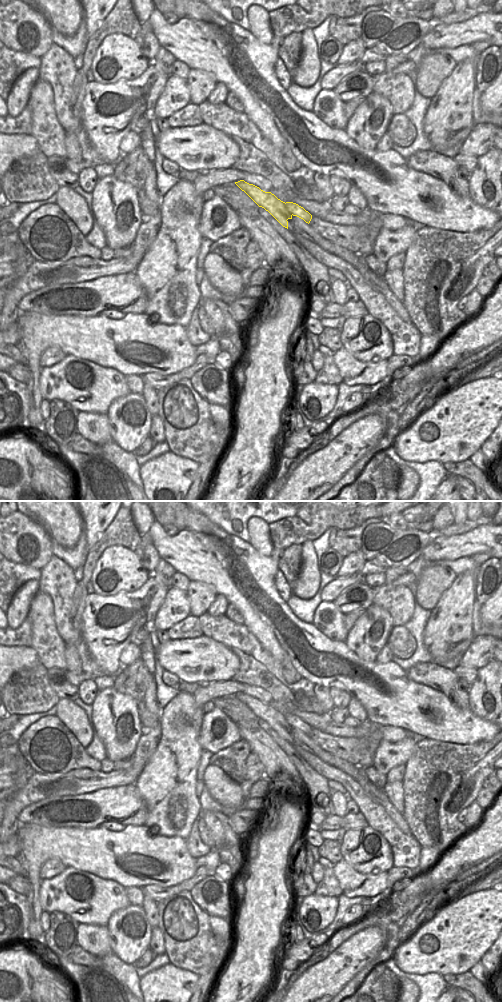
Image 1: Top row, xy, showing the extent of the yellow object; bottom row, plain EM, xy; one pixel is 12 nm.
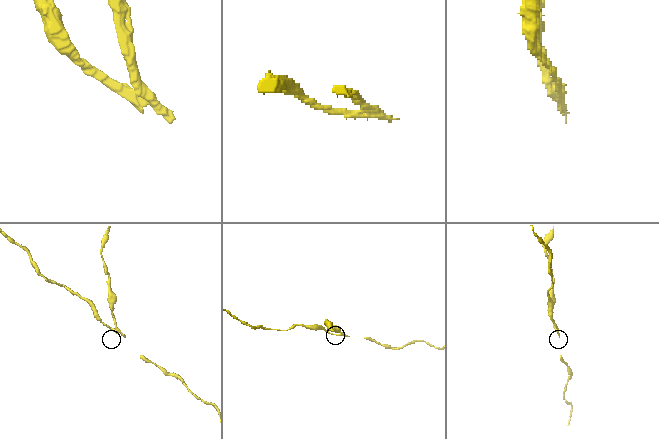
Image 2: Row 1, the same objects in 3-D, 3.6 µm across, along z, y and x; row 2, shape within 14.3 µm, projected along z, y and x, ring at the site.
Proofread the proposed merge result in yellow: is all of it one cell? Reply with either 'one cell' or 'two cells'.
two cells

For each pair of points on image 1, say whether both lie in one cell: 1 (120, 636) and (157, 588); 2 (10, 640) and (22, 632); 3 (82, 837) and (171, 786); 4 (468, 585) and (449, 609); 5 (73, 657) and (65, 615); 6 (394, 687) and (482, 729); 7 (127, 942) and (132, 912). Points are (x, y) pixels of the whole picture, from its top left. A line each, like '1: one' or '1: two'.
1: one
2: one
3: two
4: one
5: two
6: one
7: one

